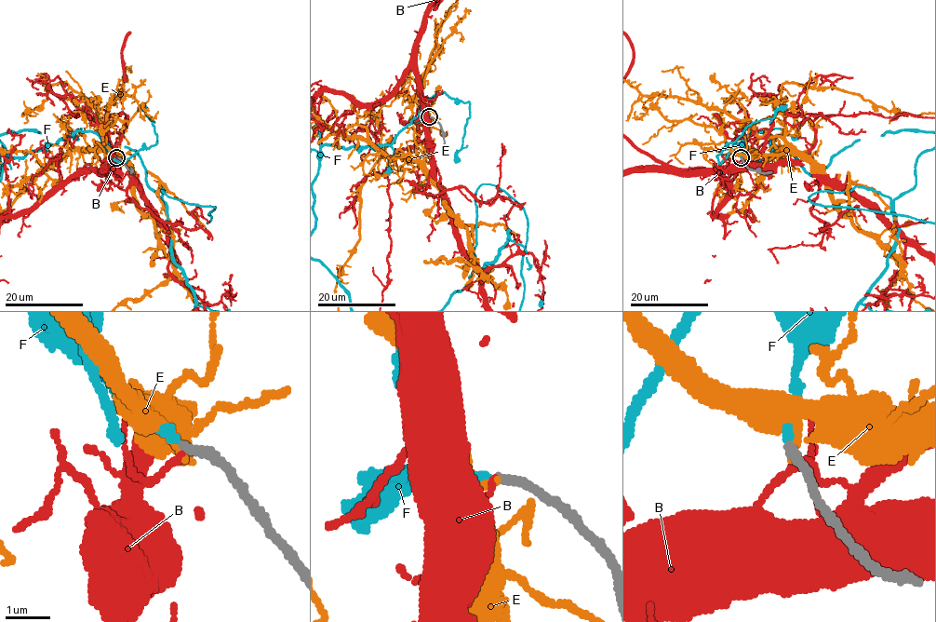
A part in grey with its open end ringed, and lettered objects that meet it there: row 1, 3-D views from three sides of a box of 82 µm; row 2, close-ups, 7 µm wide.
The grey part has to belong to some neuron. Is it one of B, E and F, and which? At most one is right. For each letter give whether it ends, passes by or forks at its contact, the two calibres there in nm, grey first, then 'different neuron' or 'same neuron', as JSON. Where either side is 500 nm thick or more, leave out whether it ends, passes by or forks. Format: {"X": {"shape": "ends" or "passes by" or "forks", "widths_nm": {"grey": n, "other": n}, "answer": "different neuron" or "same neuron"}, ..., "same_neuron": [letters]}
{"B": {"shape": "ends", "widths_nm": {"grey": 220, "other": 130}, "answer": "different neuron"}, "E": {"shape": "ends", "widths_nm": {"grey": 220, "other": 280}, "answer": "different neuron"}, "F": {"shape": "ends", "widths_nm": {"grey": 220, "other": 200}, "answer": "same neuron"}, "same_neuron": ["F"]}

